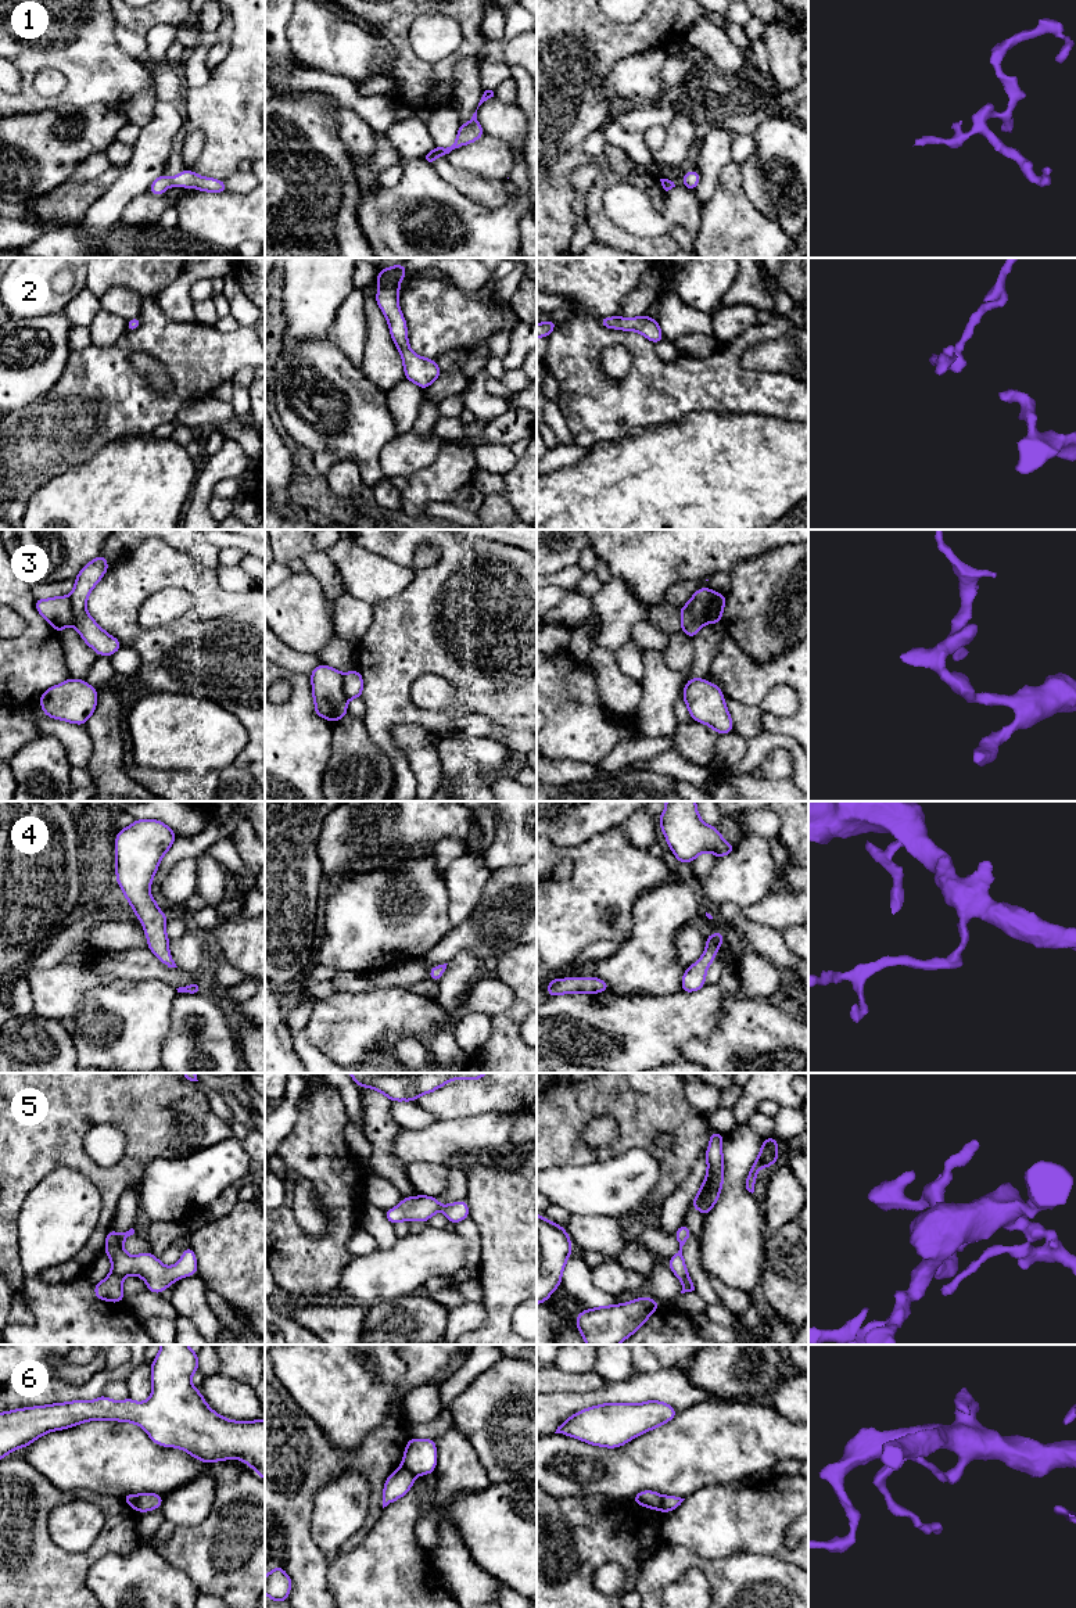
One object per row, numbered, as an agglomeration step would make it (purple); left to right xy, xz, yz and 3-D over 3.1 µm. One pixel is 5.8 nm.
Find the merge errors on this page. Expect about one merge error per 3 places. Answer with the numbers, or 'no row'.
3, 6

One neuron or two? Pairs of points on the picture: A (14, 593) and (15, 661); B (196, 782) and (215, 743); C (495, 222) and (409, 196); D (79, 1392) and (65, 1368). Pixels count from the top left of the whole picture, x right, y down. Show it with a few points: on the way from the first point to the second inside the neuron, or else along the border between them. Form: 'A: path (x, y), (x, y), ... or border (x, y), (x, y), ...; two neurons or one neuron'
A: path (27, 610), (32, 617), (32, 645); one neuron
B: border (232, 764), (205, 771), (169, 771); two neurons
C: path (474, 222), (470, 222), (448, 201), (430, 196); one neuron
D: border (103, 1368), (78, 1385), (53, 1378); two neurons

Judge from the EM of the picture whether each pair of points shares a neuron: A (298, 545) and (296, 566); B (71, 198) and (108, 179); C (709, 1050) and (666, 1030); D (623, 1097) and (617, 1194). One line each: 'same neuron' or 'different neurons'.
A: different neurons
B: same neuron
C: different neurons
D: different neurons

